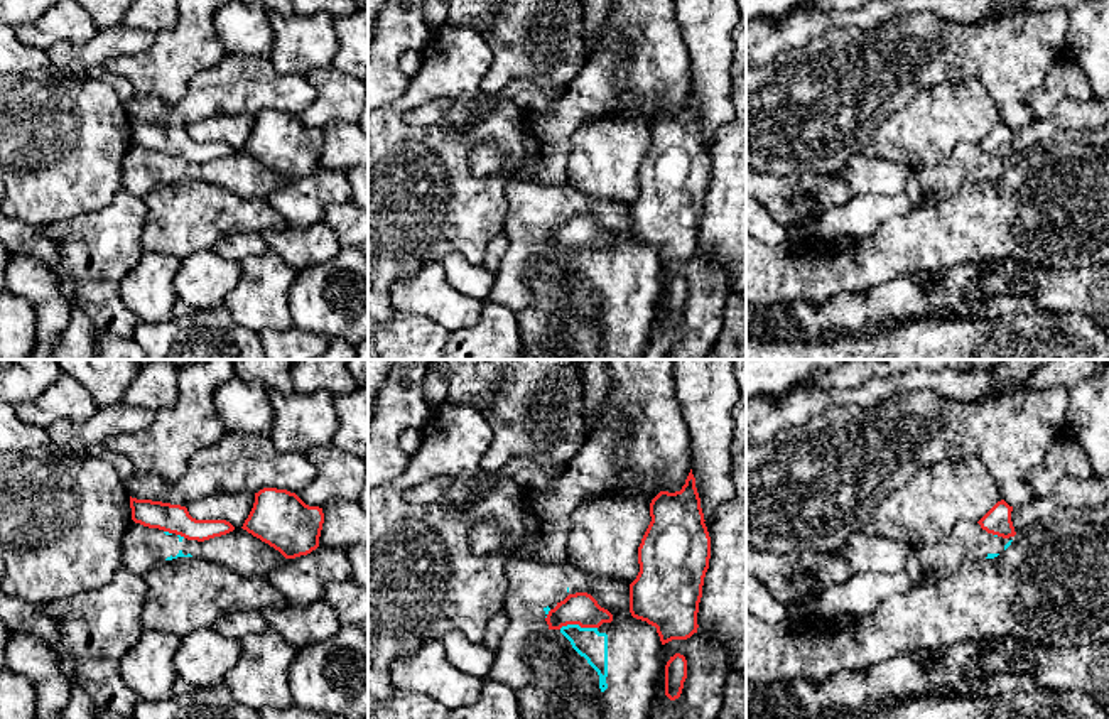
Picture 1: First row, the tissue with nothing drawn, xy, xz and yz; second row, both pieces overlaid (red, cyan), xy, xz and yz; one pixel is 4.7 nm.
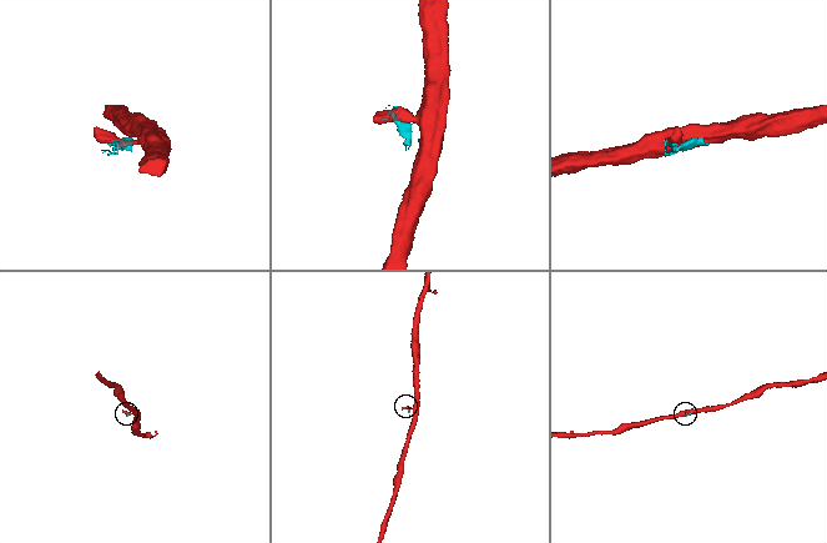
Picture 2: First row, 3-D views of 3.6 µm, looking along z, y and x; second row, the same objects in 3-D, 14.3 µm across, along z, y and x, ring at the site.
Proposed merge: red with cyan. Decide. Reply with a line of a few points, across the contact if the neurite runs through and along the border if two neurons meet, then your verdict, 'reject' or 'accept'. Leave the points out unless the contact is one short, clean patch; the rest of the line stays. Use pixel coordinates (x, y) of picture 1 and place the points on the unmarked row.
line xz (596, 248), (562, 247), (559, 250); reject

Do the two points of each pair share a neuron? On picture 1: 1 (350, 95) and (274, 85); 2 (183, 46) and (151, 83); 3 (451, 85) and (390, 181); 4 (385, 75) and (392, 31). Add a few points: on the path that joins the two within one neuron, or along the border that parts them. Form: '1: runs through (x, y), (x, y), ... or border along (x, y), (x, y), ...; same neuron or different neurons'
1: border along (306, 75), (316, 97), (296, 115); different neurons
2: runs through (178, 54), (159, 75); same neuron
3: runs through (456, 110), (456, 118), (416, 159); same neuron
4: runs through (385, 64), (387, 41); same neuron

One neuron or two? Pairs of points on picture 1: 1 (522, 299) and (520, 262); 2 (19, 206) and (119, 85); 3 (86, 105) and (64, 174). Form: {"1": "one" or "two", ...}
{"1": "one", "2": "one", "3": "one"}

